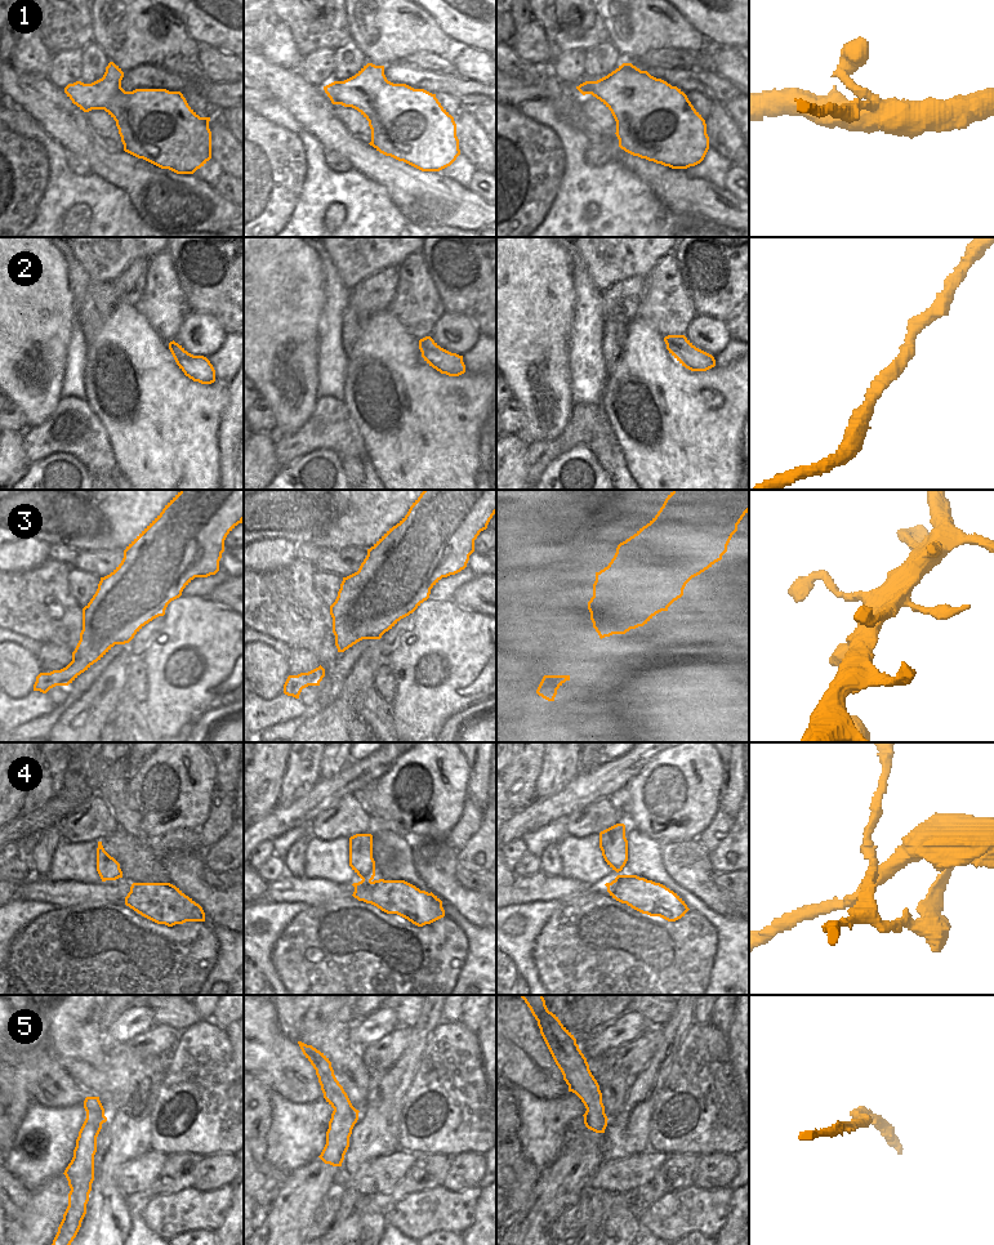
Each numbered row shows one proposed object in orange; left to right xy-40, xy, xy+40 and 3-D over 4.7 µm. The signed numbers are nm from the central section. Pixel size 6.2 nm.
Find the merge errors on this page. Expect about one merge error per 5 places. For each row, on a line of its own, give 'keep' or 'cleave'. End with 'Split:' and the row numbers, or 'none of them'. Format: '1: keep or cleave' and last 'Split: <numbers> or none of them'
1: keep
2: keep
3: keep
4: cleave
5: keep
Split: 4

